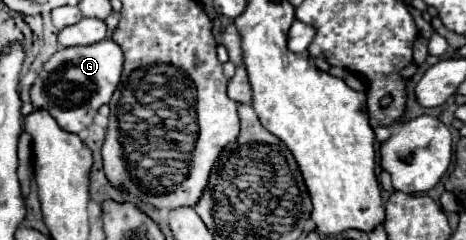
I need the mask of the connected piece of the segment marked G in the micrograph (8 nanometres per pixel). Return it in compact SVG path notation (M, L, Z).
M106 38L92 46L62 48L44 64L42 72L38 74L30 90L30 96L36 108L42 106L50 110L50 114L56 118L62 130L78 134L94 120L98 108L110 102L112 92L120 82L120 72L122 72L122 50L114 40Z

